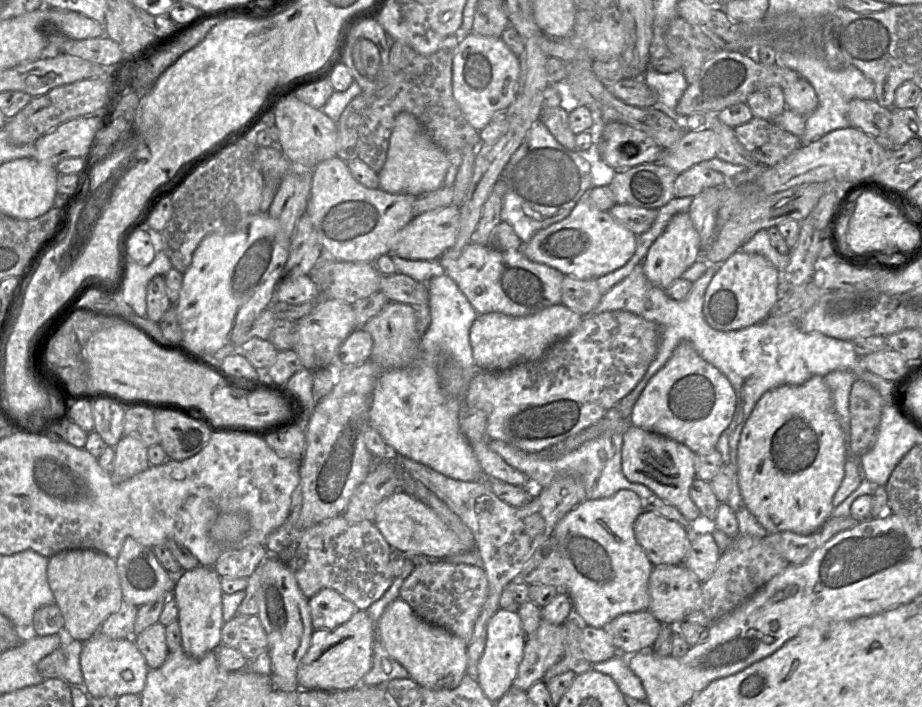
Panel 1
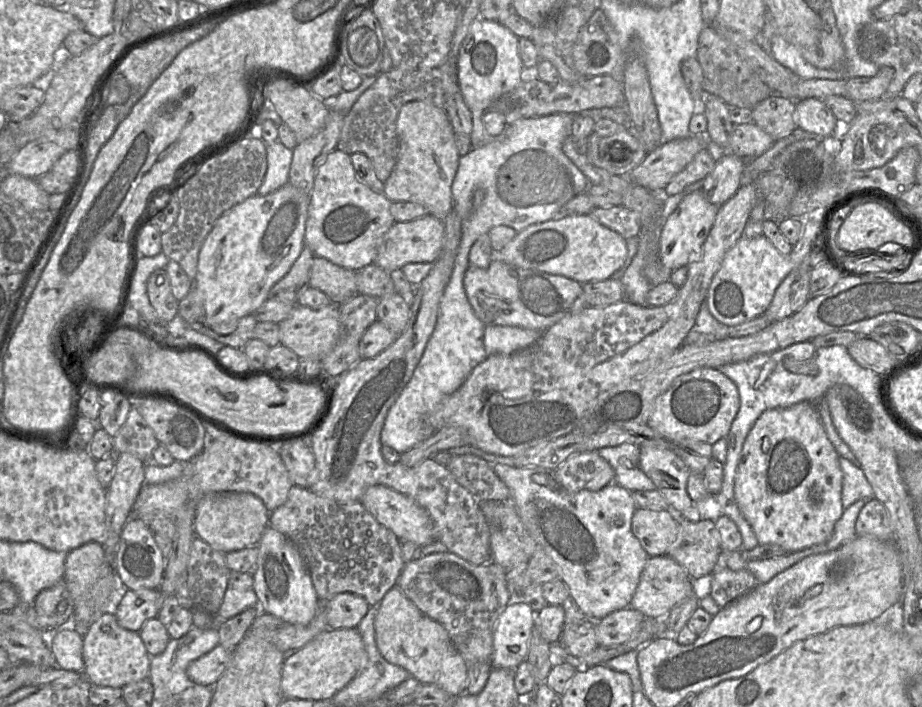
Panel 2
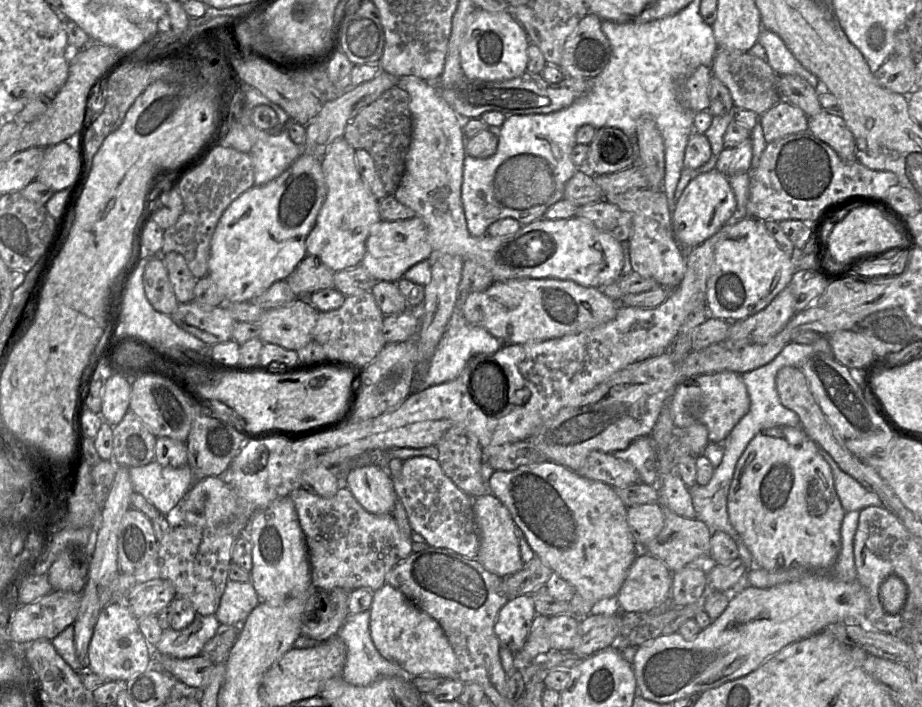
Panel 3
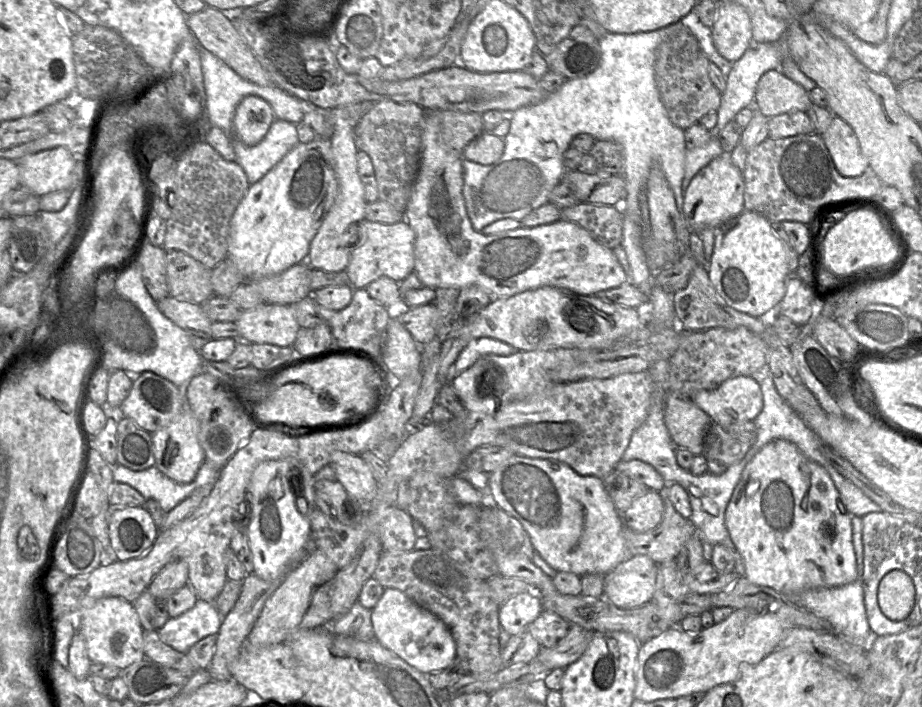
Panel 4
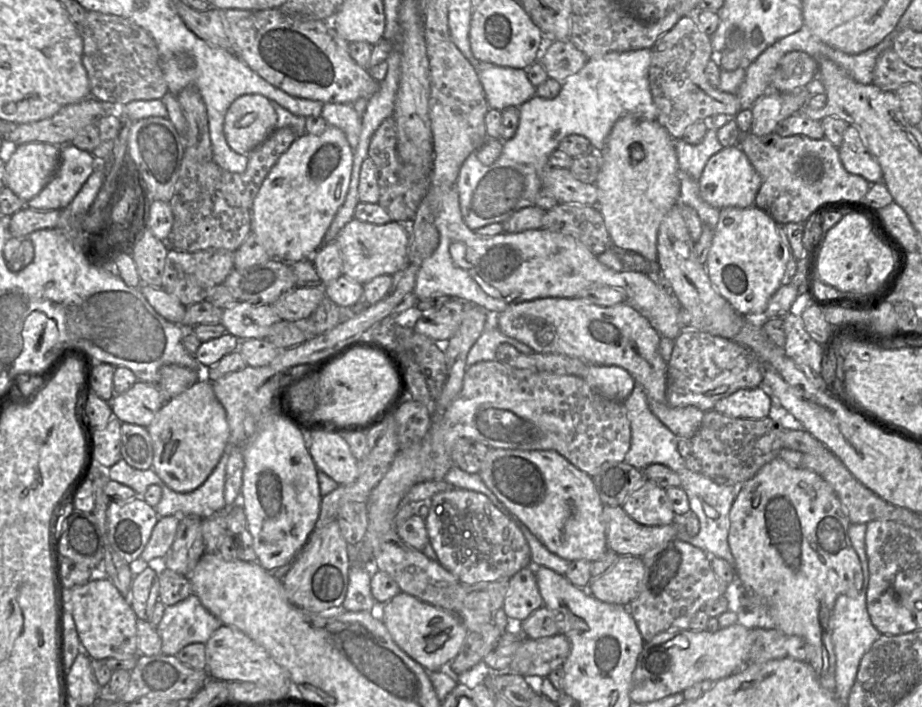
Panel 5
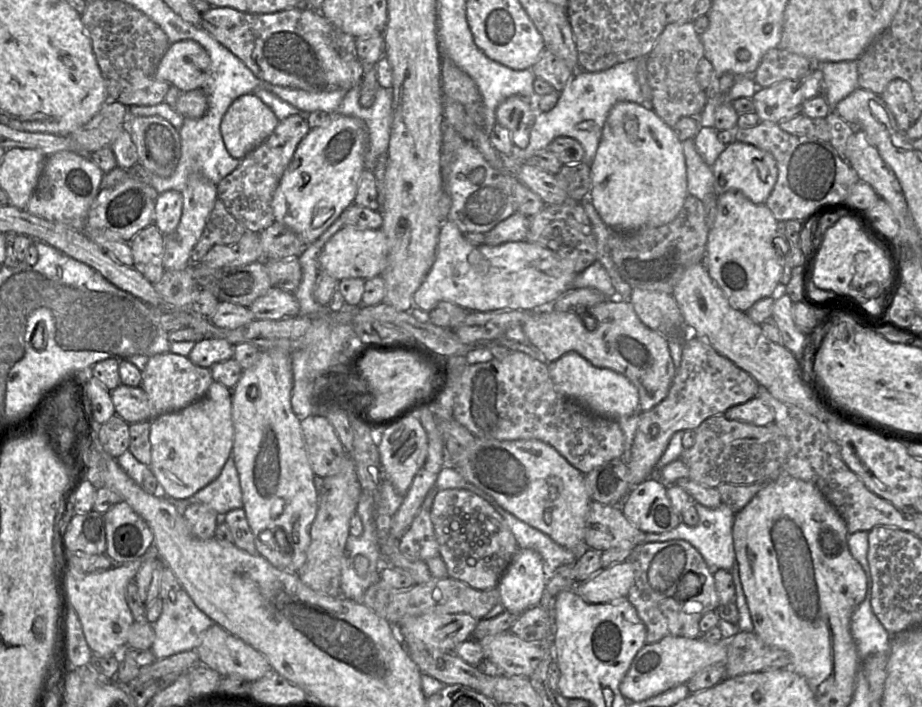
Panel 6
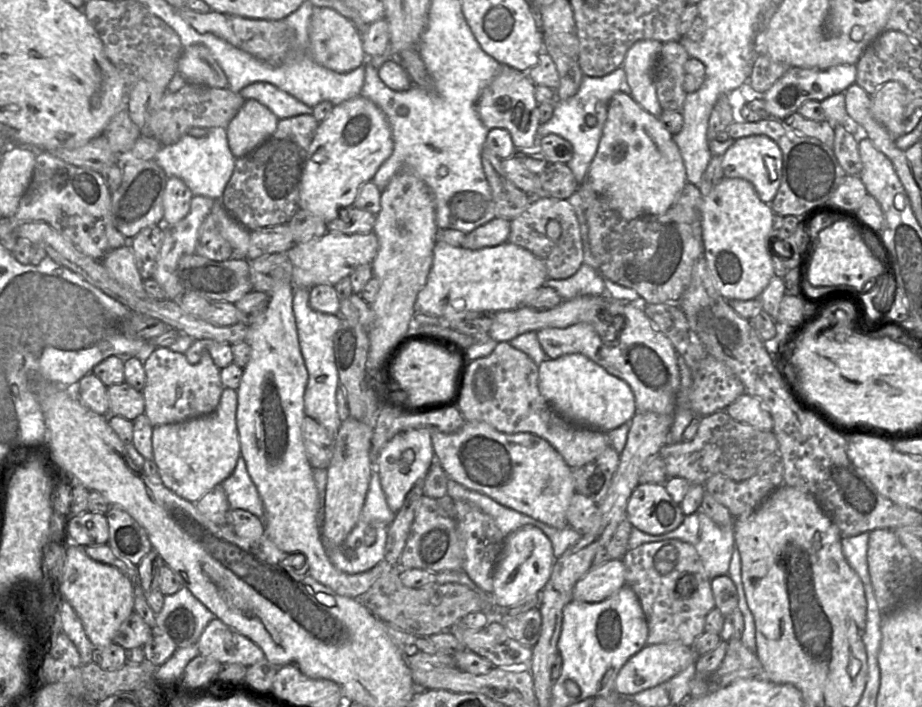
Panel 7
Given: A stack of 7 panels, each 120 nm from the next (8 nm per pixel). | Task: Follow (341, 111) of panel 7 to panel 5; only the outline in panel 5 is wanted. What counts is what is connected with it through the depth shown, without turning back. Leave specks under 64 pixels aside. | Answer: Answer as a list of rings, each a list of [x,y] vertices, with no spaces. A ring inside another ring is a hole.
[[[327,125],[321,134],[304,134],[296,138],[271,168],[250,209],[250,231],[259,238],[270,258],[287,263],[311,259],[322,245],[326,231],[345,201],[352,169],[353,150],[339,128]]]

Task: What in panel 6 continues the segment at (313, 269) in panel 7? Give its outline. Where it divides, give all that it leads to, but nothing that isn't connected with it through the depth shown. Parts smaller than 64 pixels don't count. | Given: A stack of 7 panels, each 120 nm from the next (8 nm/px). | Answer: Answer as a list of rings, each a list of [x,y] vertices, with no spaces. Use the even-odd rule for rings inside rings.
[[[343,226],[324,245],[319,255],[319,271],[325,271],[337,282],[351,278],[366,281],[381,276],[387,258],[388,243],[382,230],[361,230],[352,226]]]

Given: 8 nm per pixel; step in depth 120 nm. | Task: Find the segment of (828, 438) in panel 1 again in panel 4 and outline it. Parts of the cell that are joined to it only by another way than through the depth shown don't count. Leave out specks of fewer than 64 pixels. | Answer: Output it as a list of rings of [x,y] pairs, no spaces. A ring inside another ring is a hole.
[[[775,439],[765,444],[745,466],[727,505],[725,526],[742,557],[745,567],[744,577],[755,585],[769,587],[779,594],[791,596],[808,589],[843,586],[857,578],[856,557],[852,544],[851,517],[852,515],[845,510],[836,486],[826,469],[807,458],[794,443],[783,439]]]

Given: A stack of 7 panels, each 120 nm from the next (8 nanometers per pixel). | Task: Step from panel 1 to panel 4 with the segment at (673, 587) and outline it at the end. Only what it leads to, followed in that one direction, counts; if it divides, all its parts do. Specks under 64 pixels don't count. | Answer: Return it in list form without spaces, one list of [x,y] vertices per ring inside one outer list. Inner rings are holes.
[[[634,555],[604,577],[603,597],[621,609],[650,602],[656,585],[658,564],[645,555]]]

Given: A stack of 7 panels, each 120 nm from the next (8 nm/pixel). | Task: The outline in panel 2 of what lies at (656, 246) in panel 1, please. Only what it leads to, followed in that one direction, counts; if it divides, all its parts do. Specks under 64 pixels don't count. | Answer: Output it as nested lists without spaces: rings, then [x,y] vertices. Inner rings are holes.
[[[702,189],[696,190],[680,202],[664,223],[659,241],[659,259],[673,271],[688,264],[700,254],[715,221],[720,206],[711,203]]]

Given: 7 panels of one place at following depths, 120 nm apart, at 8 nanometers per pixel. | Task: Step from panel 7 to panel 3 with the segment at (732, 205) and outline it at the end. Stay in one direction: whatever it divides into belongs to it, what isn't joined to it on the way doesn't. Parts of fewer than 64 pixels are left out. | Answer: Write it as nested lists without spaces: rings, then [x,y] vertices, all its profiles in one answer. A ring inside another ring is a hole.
[[[736,216],[721,229],[722,239],[708,278],[706,307],[713,318],[738,321],[764,309],[789,285],[797,270],[796,257],[783,251],[764,221],[755,217]]]

